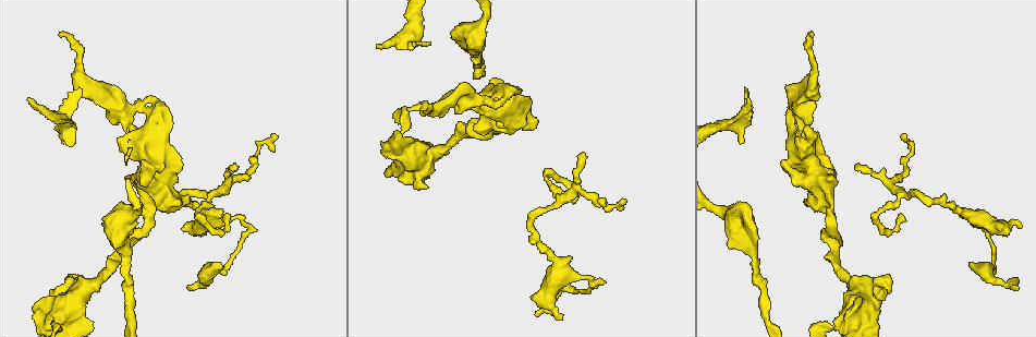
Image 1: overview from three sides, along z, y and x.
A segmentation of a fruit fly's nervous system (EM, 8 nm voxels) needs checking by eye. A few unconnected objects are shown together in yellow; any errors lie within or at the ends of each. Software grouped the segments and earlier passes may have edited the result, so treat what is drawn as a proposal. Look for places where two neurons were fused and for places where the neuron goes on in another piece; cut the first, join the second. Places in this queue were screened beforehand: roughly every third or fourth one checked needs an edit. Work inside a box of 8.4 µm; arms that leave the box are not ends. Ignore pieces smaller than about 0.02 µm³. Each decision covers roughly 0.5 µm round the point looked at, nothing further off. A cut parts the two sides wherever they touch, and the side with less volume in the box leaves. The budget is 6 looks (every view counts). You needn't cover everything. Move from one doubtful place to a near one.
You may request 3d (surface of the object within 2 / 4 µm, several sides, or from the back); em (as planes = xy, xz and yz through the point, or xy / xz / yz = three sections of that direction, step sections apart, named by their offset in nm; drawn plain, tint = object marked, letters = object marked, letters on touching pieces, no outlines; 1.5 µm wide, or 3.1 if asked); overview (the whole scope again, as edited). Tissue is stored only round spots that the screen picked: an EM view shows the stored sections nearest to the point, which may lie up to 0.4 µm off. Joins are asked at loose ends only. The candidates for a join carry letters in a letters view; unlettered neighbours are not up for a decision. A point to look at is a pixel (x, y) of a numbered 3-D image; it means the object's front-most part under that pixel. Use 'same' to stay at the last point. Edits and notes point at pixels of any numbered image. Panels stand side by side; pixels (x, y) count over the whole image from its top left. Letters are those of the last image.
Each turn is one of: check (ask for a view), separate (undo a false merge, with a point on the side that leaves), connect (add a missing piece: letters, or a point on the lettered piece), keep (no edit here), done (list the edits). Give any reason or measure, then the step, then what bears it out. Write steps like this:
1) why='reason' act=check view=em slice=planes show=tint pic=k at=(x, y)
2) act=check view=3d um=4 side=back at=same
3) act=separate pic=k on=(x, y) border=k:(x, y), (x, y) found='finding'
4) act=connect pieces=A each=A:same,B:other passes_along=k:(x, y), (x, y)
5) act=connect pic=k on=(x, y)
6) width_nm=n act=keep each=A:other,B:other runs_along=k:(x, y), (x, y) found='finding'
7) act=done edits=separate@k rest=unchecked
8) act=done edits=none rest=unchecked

why='sharp bend' act=check view=em slice=planes show=tint pic=1 at=(505, 88)

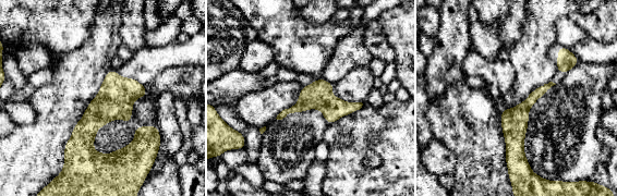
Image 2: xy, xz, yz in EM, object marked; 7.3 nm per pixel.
act=check view=em slice=planes show=letters at=same

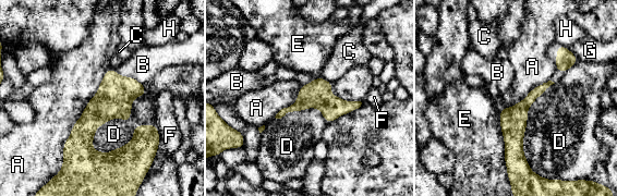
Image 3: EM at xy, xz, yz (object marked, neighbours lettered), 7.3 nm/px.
act=keep each=A:other,B:other,C:other,D:other,E:other,F:other,G:other,H:other border=3:(130, 120), (103, 123), (92, 147) found='one neuron here'

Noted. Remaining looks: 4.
why='free end' act=check view=3d um=4 pic=1 at=(26, 99)

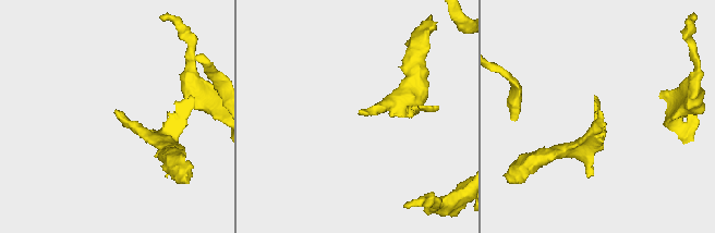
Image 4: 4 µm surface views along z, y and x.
act=check view=em slice=planes show=tint pic=4 at=(115, 110)

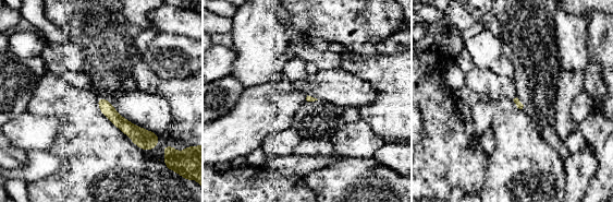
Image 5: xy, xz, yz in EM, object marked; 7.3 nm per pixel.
why='what lies round it' act=check view=em slice=planes show=letters at=same

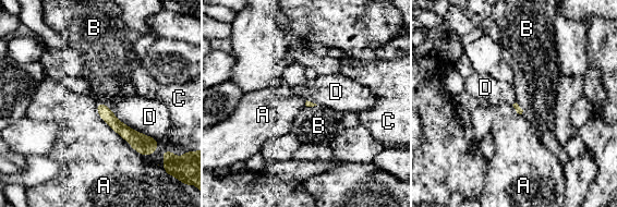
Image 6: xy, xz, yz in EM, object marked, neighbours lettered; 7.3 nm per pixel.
act=connect pieces=B each=A:other,B:same,C:other,D:other passes_along=6:(106, 114), (98, 102), (106, 70) found='it goes on there'

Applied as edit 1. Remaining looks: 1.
act=done edits=connect@6 rest=unchecked

